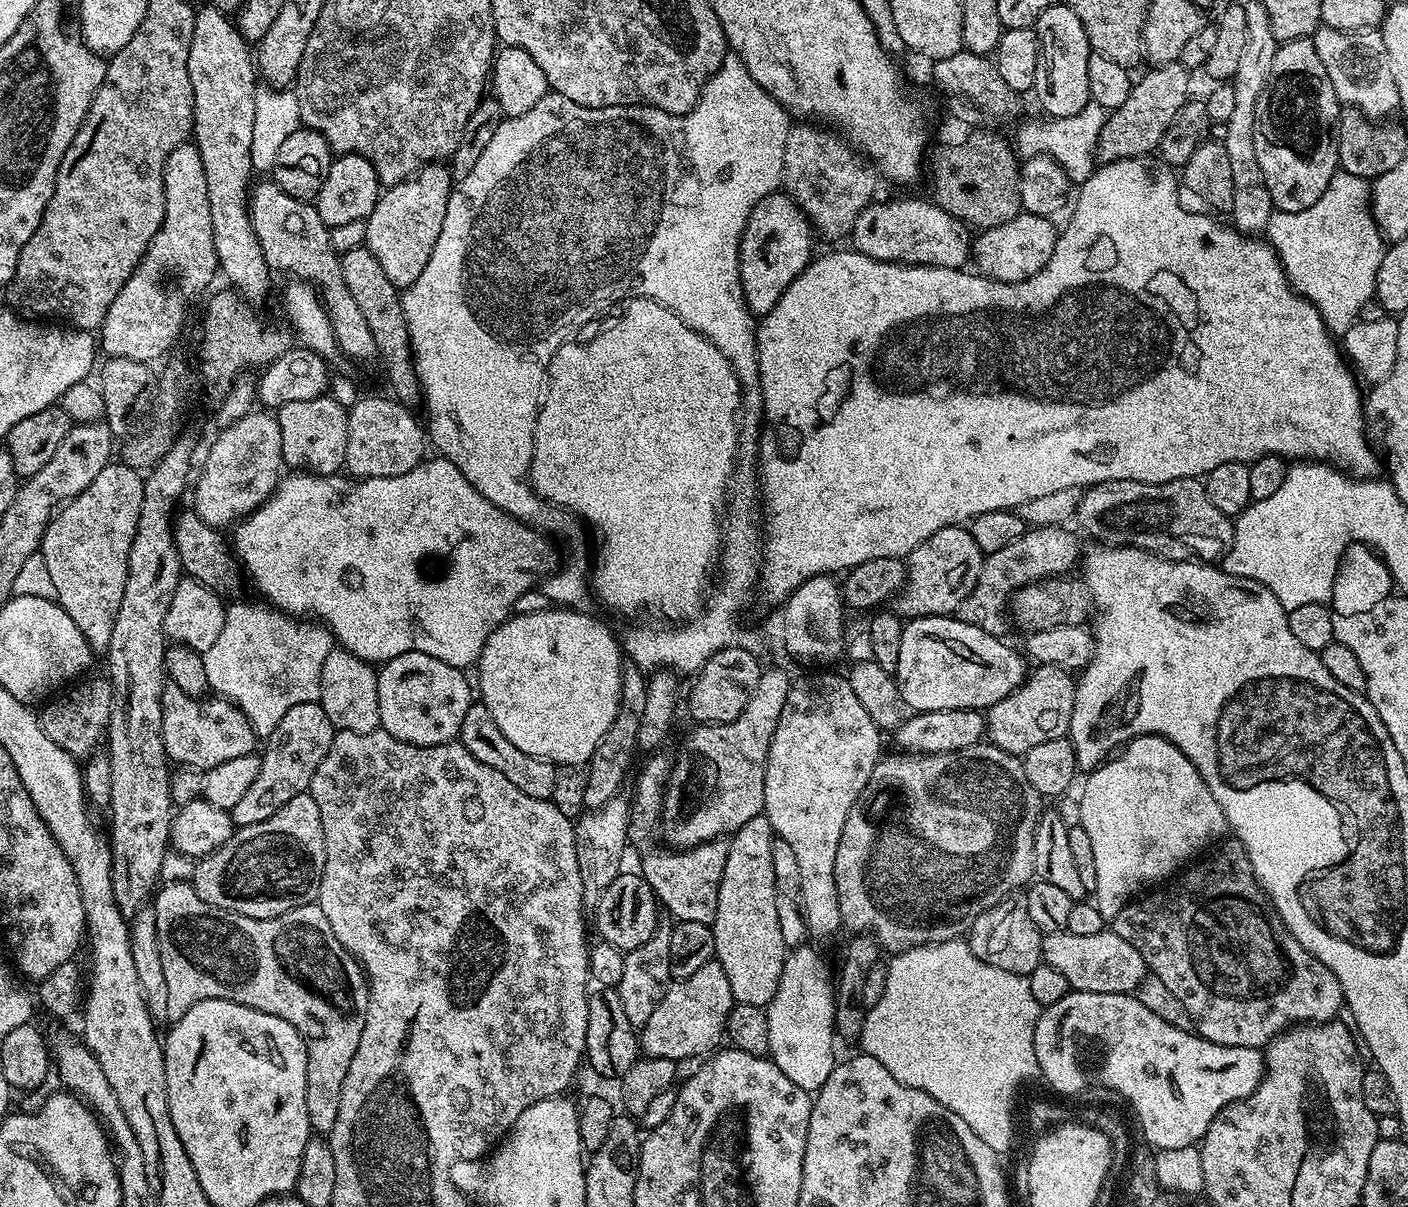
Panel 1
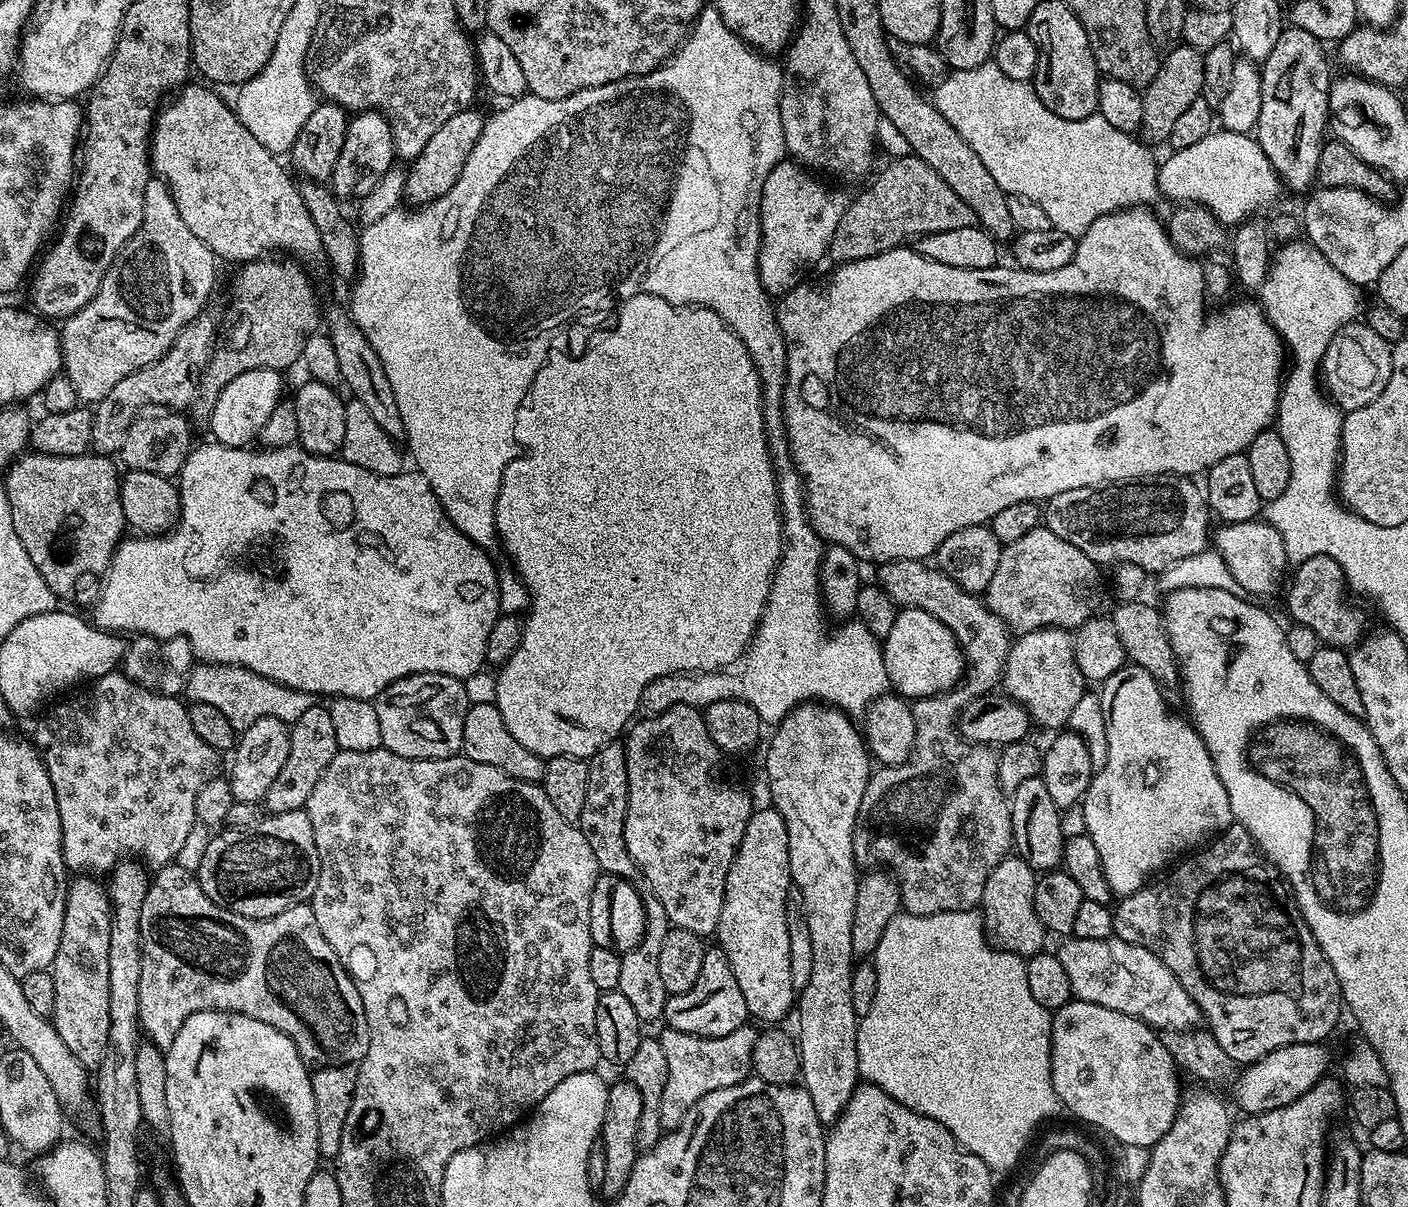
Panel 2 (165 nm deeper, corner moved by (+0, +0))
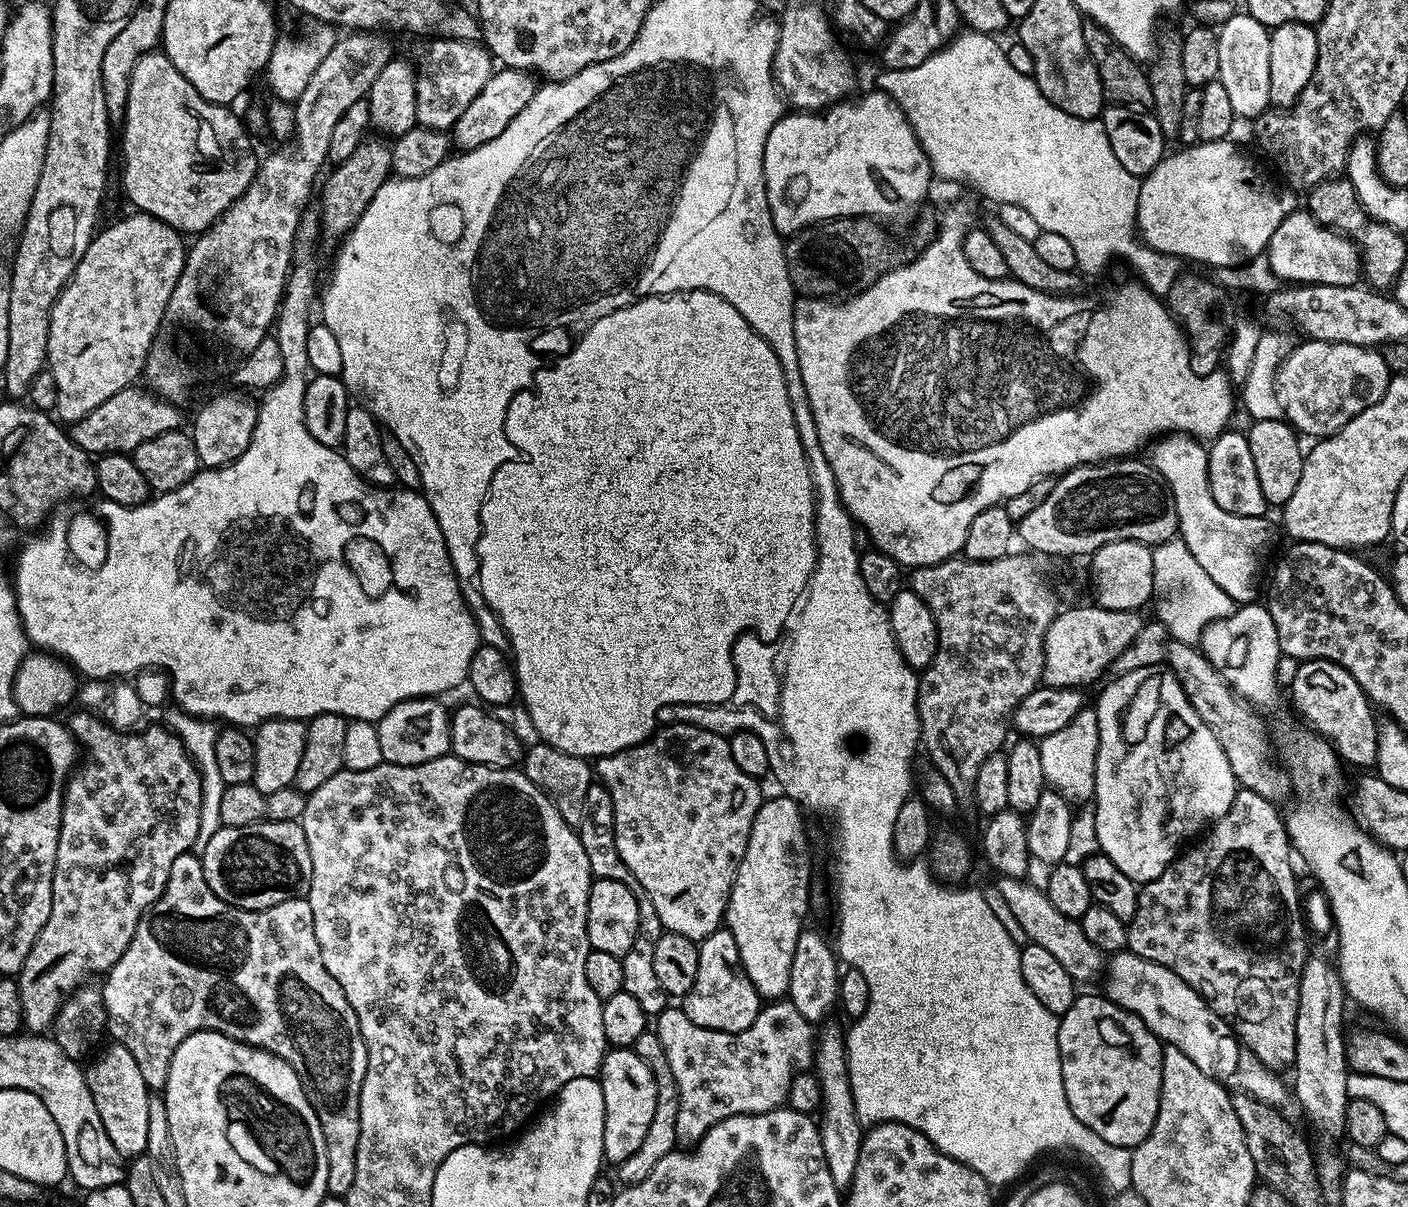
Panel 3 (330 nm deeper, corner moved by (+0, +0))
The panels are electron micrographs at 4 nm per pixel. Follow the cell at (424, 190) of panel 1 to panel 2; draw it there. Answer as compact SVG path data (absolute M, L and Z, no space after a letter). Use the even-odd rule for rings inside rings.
M473 106L463 108L454 118L449 118L447 122L422 146L422 154L418 154L415 160L407 165L406 186L404 187L404 200L412 206L423 206L442 198L454 182L462 174L462 166L466 166L466 158L470 158L470 150L478 142L478 138L484 129L485 113L480 113L479 107Z

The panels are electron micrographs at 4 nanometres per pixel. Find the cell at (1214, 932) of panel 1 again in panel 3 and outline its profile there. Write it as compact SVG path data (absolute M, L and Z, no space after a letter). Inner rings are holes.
M1240 788L1230 810L1226 810L1226 814L1222 814L1222 818L1218 818L1215 824L1211 825L1207 835L1200 838L1205 838L1205 840L1197 839L1191 845L1193 848L1189 852L1181 851L1172 861L1172 865L1166 870L1162 870L1162 874L1158 874L1158 878L1154 878L1140 888L1138 910L1134 910L1134 918L1128 923L1127 951L1174 970L1174 974L1178 974L1178 978L1182 978L1182 982L1186 982L1192 987L1203 1000L1208 1001L1209 1006L1219 1016L1227 1020L1240 1043L1245 1044L1256 1055L1258 1062L1262 1062L1273 1070L1288 1070L1296 1063L1298 986L1304 964L1310 955L1310 949L1308 949L1308 932L1304 929L1304 916L1300 913L1300 892L1296 889L1296 872L1292 869L1294 849L1288 838L1288 825L1285 817L1276 808L1279 807L1273 801L1262 798L1262 794L1254 794L1254 790L1249 788Z

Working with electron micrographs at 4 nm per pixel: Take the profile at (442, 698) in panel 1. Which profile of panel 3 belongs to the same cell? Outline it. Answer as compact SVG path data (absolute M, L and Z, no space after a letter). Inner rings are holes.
M429 697L407 700L392 707L380 721L377 721L378 742L381 743L385 763L420 765L422 762L447 755L451 751L449 746L450 714L440 703L442 702Z

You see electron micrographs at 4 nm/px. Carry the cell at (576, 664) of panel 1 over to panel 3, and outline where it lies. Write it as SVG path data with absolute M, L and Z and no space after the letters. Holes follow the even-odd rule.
M694 290L693 292L674 292L671 296L646 296L648 308L656 308L660 304L660 320L644 320L644 316L636 316L636 308L640 308L640 300L636 300L630 306L614 310L602 318L591 321L583 329L584 337L569 350L565 356L557 358L553 364L537 367L534 377L536 393L525 390L514 394L510 402L507 414L504 415L504 429L508 432L508 441L515 446L522 457L528 456L528 460L513 458L508 463L498 466L494 470L494 478L488 487L488 497L484 499L484 505L480 511L480 541L477 546L477 558L481 568L481 588L485 602L498 616L508 634L509 647L512 653L513 667L516 670L517 689L520 700L524 702L528 716L536 727L536 732L541 741L566 754L583 756L585 758L599 758L609 756L615 752L626 750L630 746L640 744L647 740L658 727L656 715L662 706L671 704L722 704L727 705L735 692L735 666L732 661L732 648L736 639L755 629L755 624L772 624L776 632L784 628L784 623L793 619L802 597L805 595L808 579L812 577L812 571L816 568L816 495L812 489L810 478L810 466L806 462L806 450L802 450L802 438L798 438L798 426L794 422L794 410L790 406L790 394L786 390L786 378L782 370L782 362L777 362L776 372L764 372L764 364L768 360L752 360L748 352L756 352L756 344L760 344L760 336L722 298L713 292Z

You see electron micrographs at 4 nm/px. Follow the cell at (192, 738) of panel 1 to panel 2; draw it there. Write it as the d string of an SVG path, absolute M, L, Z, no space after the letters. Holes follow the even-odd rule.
M117 670L105 676L100 676L87 686L68 694L73 694L73 696L65 695L63 698L57 699L51 705L53 708L50 709L51 707L49 707L43 713L45 716L36 724L34 747L41 758L44 759L44 765L50 774L50 786L54 786L54 798L58 802L58 818L62 826L62 854L64 855L64 865L68 867L69 873L111 873L112 869L127 857L124 856L127 852L132 855L129 857L143 862L149 869L162 869L175 861L176 855L186 843L186 838L189 837L192 829L197 827L194 802L198 802L198 790L202 786L206 786L206 782L221 771L221 753L216 752L214 746L202 742L202 738L198 738L194 726L190 726L190 714L183 699L181 699L182 701L175 700L172 696L163 696L162 693L151 692L150 689L152 688L136 683L123 671Z

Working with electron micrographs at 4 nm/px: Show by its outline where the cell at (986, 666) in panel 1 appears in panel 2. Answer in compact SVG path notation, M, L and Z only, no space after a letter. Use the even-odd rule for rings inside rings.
M905 608L897 611L894 630L882 642L888 683L901 697L915 702L927 696L948 692L960 683L965 670L964 652L954 634L934 614Z

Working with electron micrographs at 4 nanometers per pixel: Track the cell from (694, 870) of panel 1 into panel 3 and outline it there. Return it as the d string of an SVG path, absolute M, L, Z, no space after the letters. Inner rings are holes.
M665 724L640 744L630 746L621 752L609 756L601 756L595 761L594 776L610 794L610 802L614 802L614 838L618 846L618 854L626 866L630 866L630 874L642 882L642 890L650 894L650 902L654 902L654 910L658 910L661 929L665 932L682 934L682 938L690 938L697 942L714 934L726 920L730 890L734 886L734 878L738 874L738 866L742 862L742 854L746 854L746 842L750 838L750 826L754 822L754 814L758 814L762 803L757 777L742 774L738 762L734 762L734 754L730 754L730 746L725 737L714 734L710 730L702 730L689 724Z

